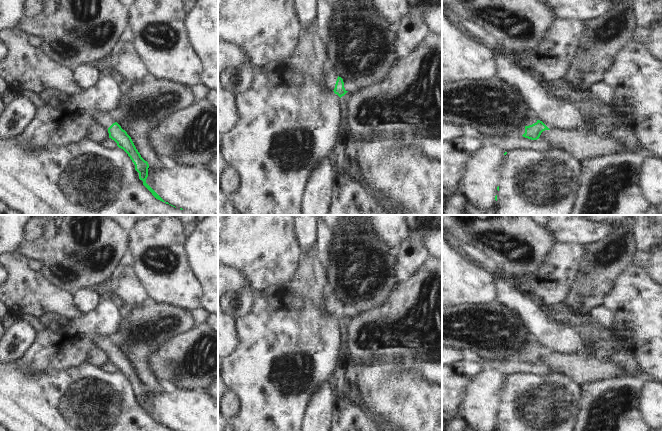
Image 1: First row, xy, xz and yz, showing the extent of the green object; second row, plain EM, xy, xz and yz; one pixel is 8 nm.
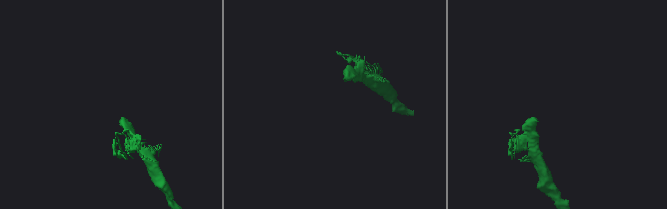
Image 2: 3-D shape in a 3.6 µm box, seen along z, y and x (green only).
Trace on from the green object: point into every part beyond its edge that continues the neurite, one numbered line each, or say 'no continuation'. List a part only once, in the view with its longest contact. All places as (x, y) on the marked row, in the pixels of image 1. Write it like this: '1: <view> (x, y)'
1: xz (331, 77)

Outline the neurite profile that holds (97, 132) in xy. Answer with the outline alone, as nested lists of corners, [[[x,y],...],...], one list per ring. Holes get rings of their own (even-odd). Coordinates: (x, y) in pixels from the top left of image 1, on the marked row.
[[[97,122],[93,123],[88,130],[88,138],[95,142],[104,142],[107,137],[109,137],[108,128]]]

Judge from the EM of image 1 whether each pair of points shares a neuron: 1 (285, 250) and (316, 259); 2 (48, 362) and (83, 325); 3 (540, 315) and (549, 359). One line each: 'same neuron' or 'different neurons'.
1: different neurons
2: same neuron
3: different neurons

